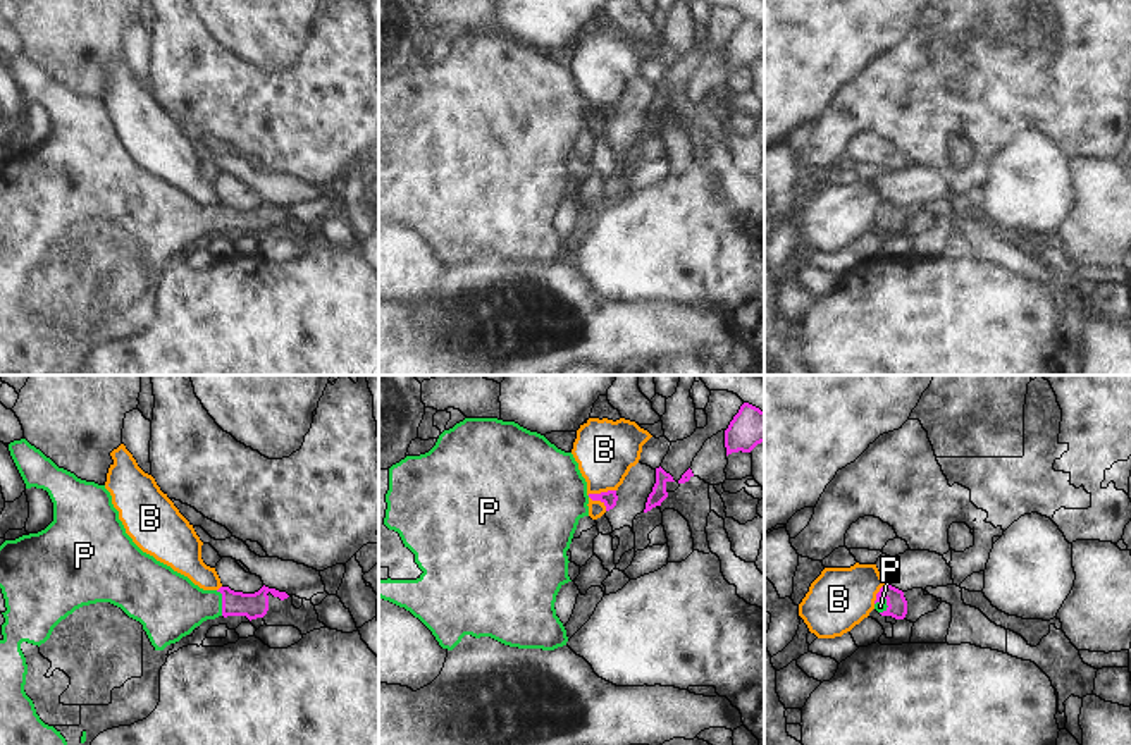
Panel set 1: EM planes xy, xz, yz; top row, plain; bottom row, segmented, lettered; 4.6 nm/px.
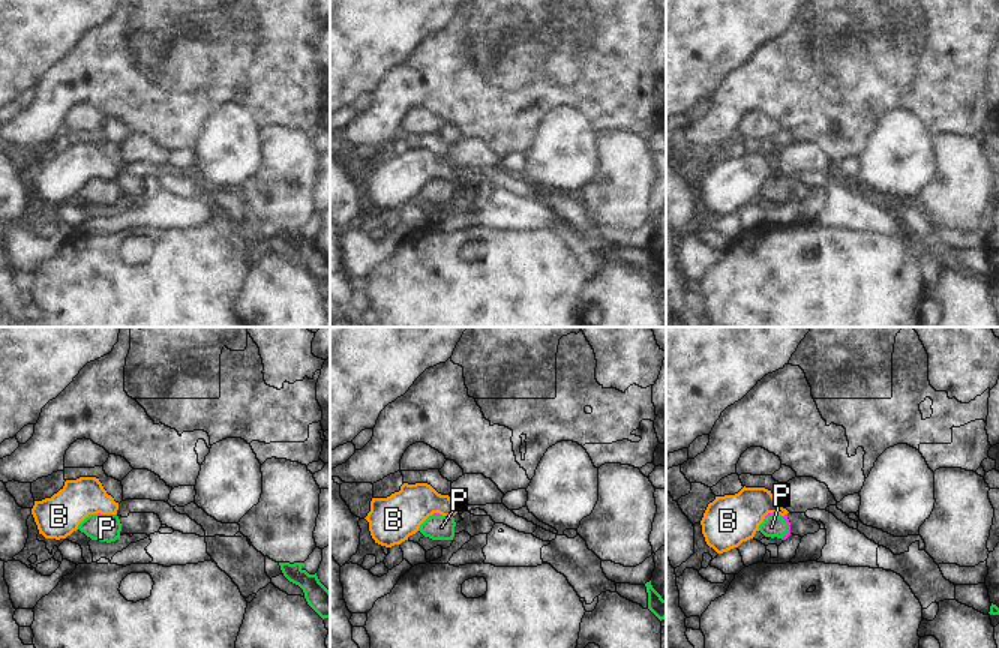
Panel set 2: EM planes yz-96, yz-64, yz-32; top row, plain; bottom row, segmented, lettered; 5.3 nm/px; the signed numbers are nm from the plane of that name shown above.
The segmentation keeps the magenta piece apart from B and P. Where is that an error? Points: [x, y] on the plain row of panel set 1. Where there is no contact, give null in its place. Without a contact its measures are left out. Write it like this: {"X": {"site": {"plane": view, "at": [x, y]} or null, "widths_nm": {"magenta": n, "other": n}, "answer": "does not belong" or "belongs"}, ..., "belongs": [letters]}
{"B": {"site": {"plane": "xz", "at": [601, 107]}, "widths_nm": {"magenta": 70, "other": 280}, "answer": "does not belong"}, "P": {"site": {"plane": "xy", "at": [222, 217]}, "widths_nm": {"magenta": 120, "other": 320}, "answer": "belongs"}, "belongs": ["P"]}

